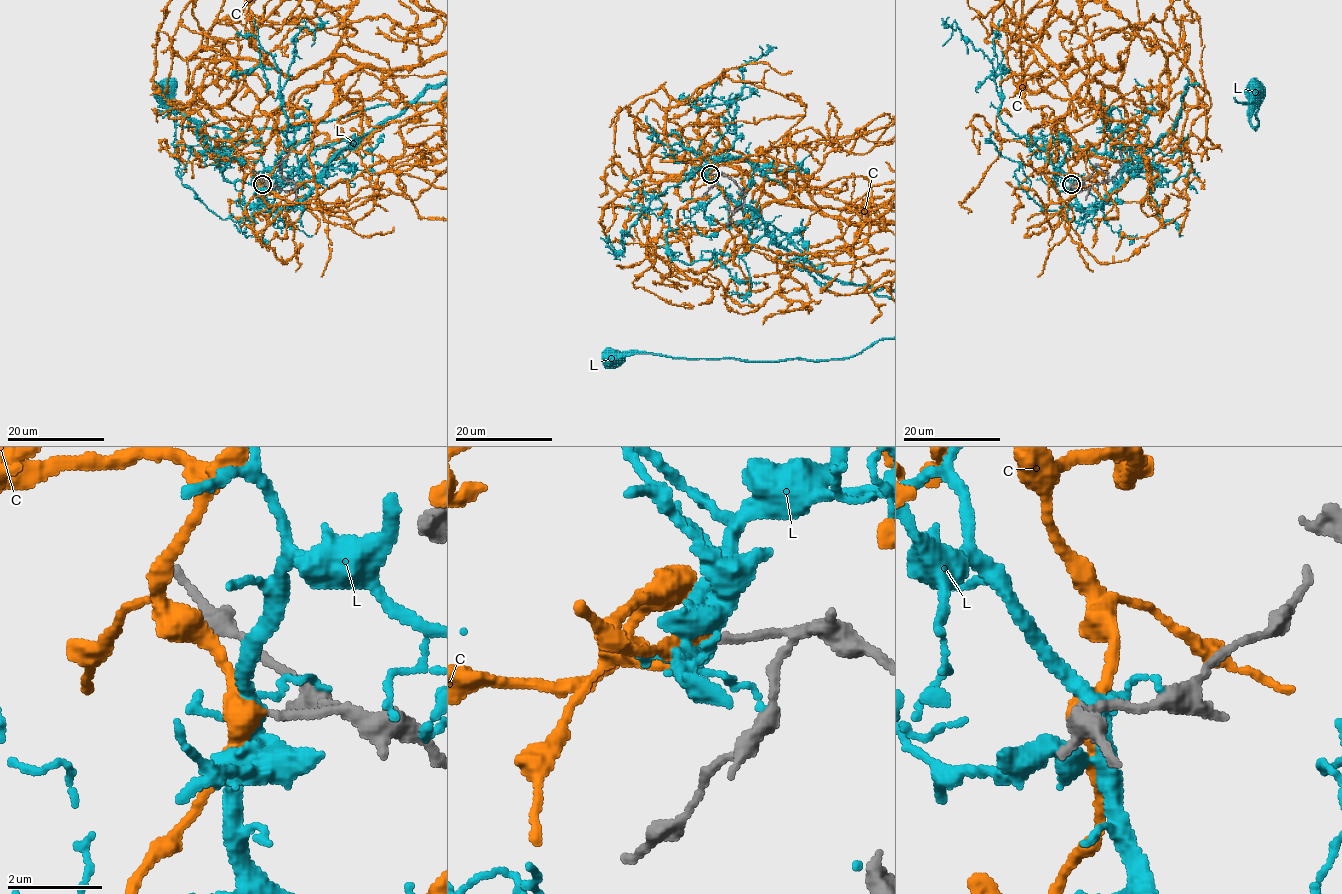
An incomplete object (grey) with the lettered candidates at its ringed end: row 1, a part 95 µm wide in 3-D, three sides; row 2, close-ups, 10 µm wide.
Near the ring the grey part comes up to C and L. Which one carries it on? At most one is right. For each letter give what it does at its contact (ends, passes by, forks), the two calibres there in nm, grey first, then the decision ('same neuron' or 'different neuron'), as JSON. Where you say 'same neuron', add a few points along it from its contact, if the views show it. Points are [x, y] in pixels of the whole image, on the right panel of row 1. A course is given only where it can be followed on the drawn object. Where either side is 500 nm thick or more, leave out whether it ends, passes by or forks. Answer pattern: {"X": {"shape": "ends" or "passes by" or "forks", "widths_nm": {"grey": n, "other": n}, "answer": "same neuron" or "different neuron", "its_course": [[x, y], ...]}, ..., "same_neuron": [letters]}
{"C": {"shape": "passes by", "widths_nm": {"grey": 160, "other": 400}, "answer": "same neuron"}, "L": {"shape": "forks", "widths_nm": {"grey": 160, "other": 280}, "answer": "different neuron"}, "same_neuron": ["C"]}

